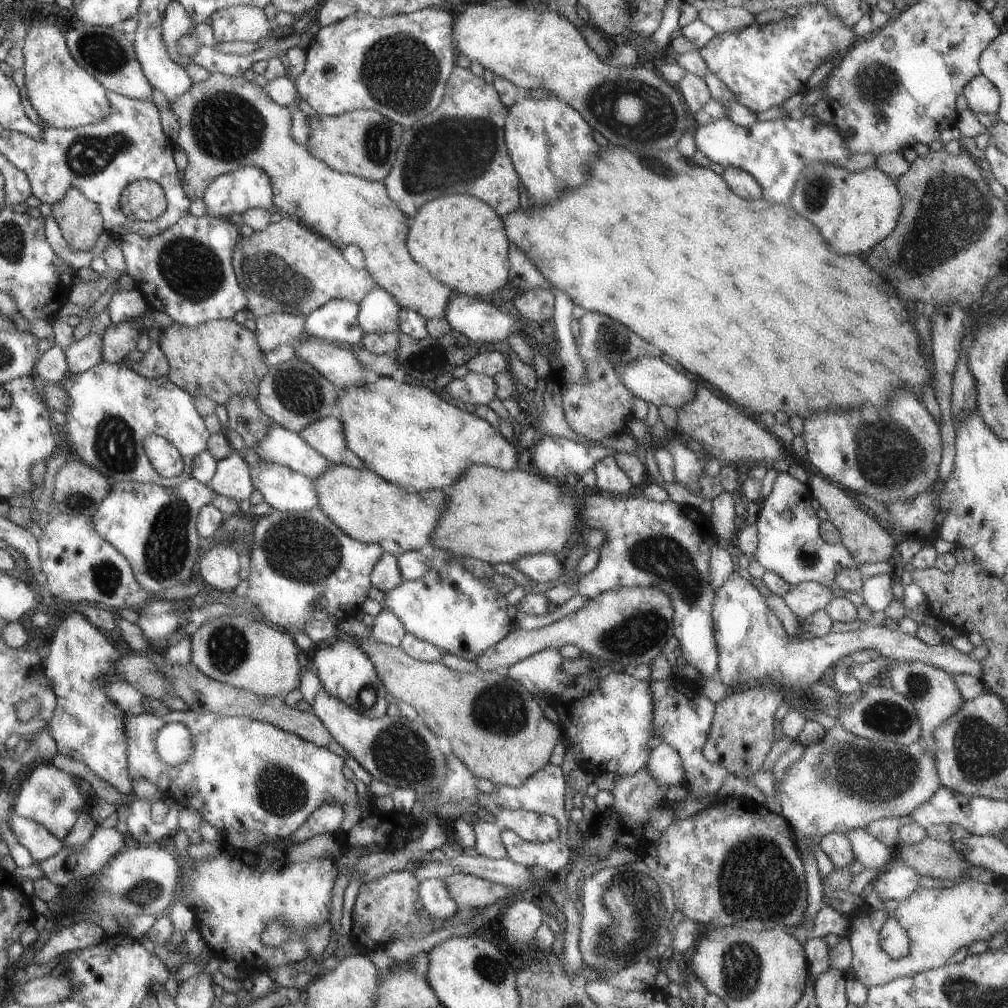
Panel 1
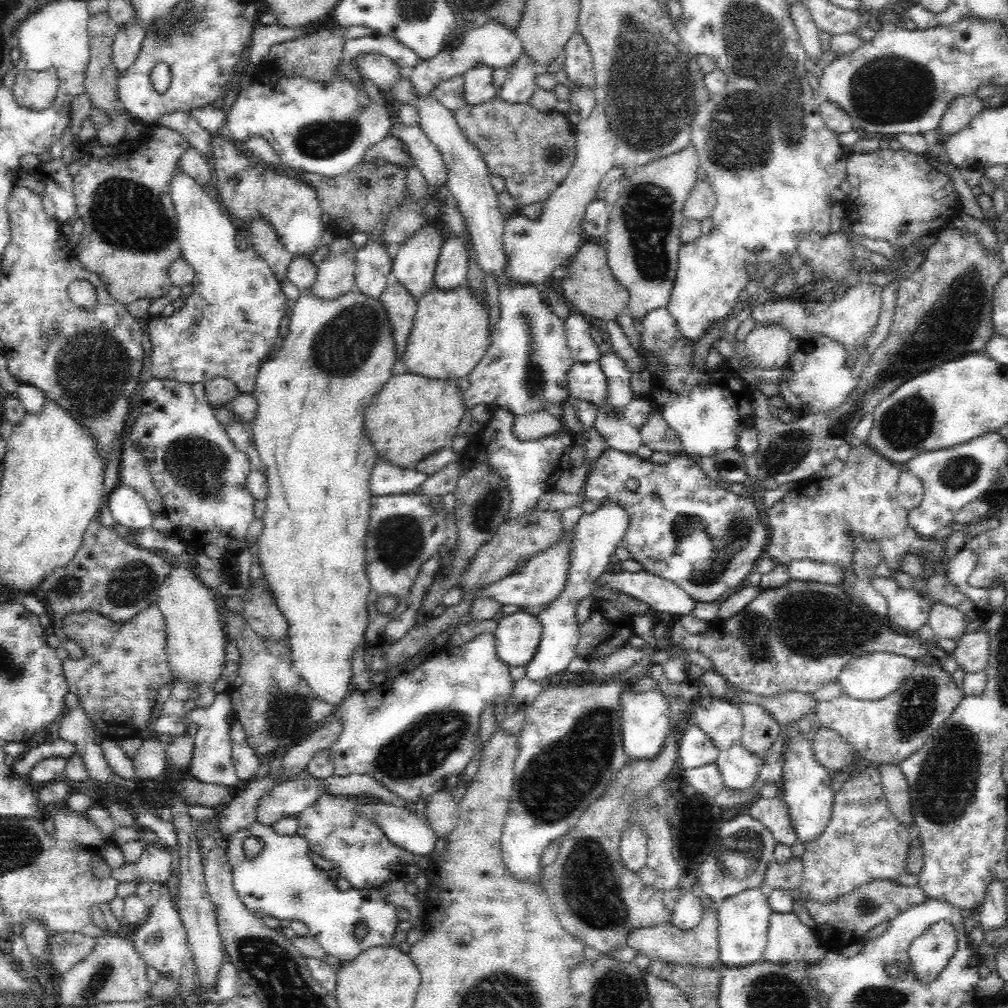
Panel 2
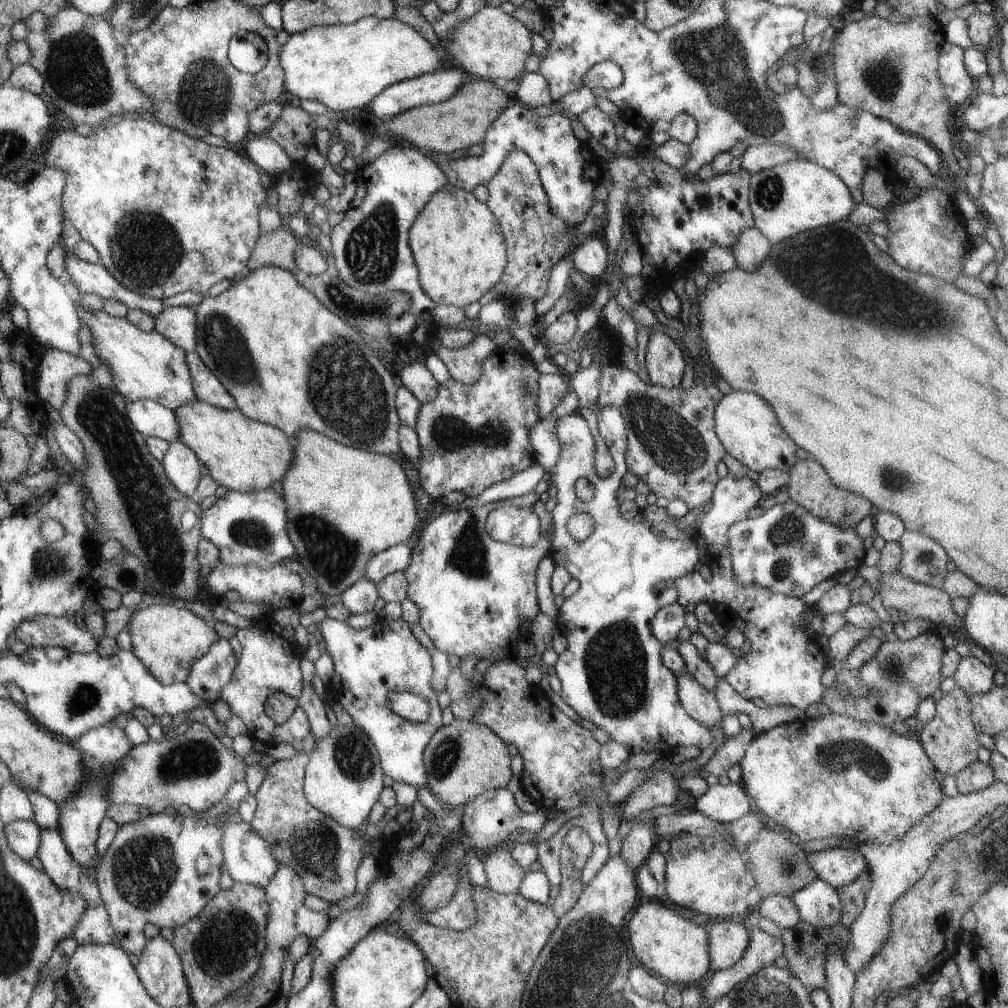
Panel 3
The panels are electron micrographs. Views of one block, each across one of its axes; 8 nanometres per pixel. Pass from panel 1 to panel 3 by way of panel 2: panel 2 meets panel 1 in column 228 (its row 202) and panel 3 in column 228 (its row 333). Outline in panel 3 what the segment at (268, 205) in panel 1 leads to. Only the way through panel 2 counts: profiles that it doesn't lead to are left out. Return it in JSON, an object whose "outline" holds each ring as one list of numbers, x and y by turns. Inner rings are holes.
{"outline":[[133,118,133,120,121,120,115,126,109,128,95,128,95,132,87,138,81,138,75,130,63,130,59,132,49,146,45,148,45,162,49,164,49,168,61,168,61,172,65,172,67,176,67,184,63,188,61,194,61,208,63,208,63,216,65,220,69,220,69,224,73,224,73,228,79,232,81,240,89,242,97,254,99,254,99,264,103,268,109,270,109,274,125,288,143,294,147,298,155,298,155,300,165,300,173,294,191,290,191,292,199,292,201,296,205,296,205,292,221,282,221,280,237,280,239,276,245,274,245,264,253,252,253,246,257,242,257,238,261,236,259,230,259,208,265,202,265,188,261,186,261,170,257,168,257,164,253,164,253,160,249,160,247,156,243,156,241,152,231,152,231,148,217,148,217,146,209,146,203,140,191,138,187,132,183,130,175,130,169,128,167,124,157,124,157,122,147,122,143,118]]}

